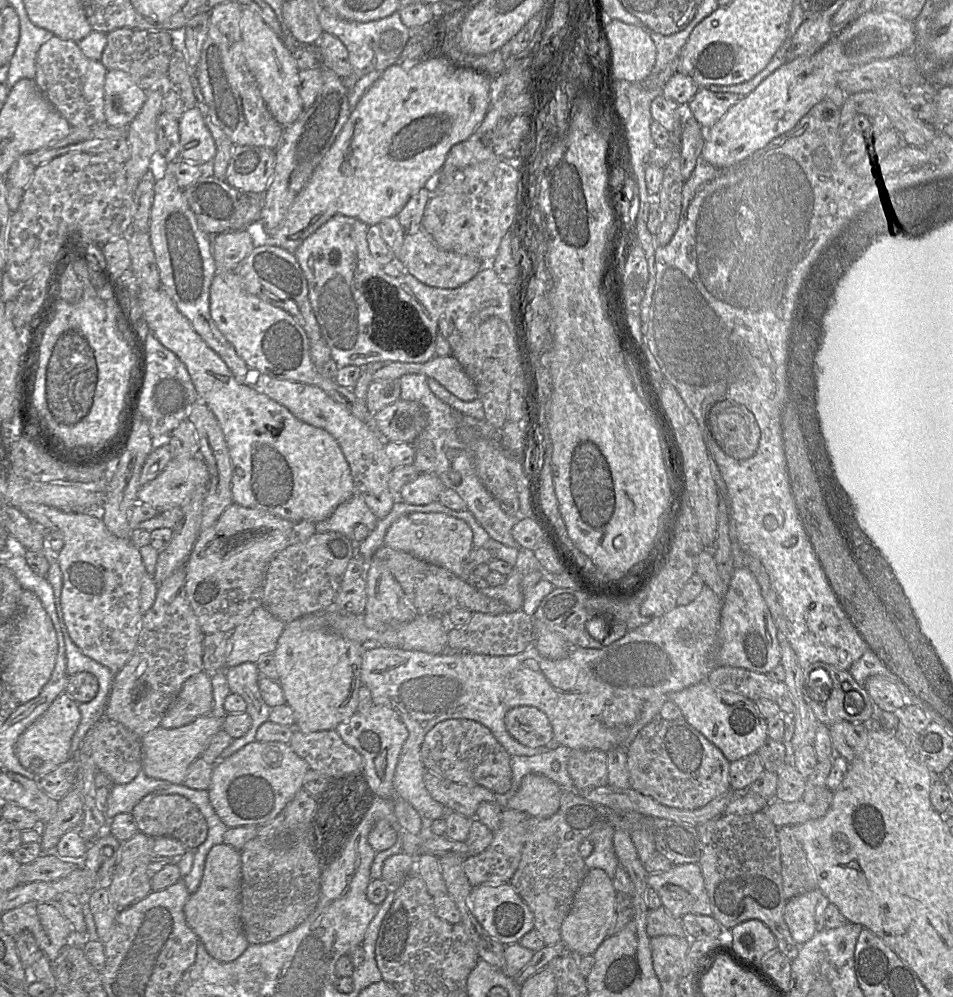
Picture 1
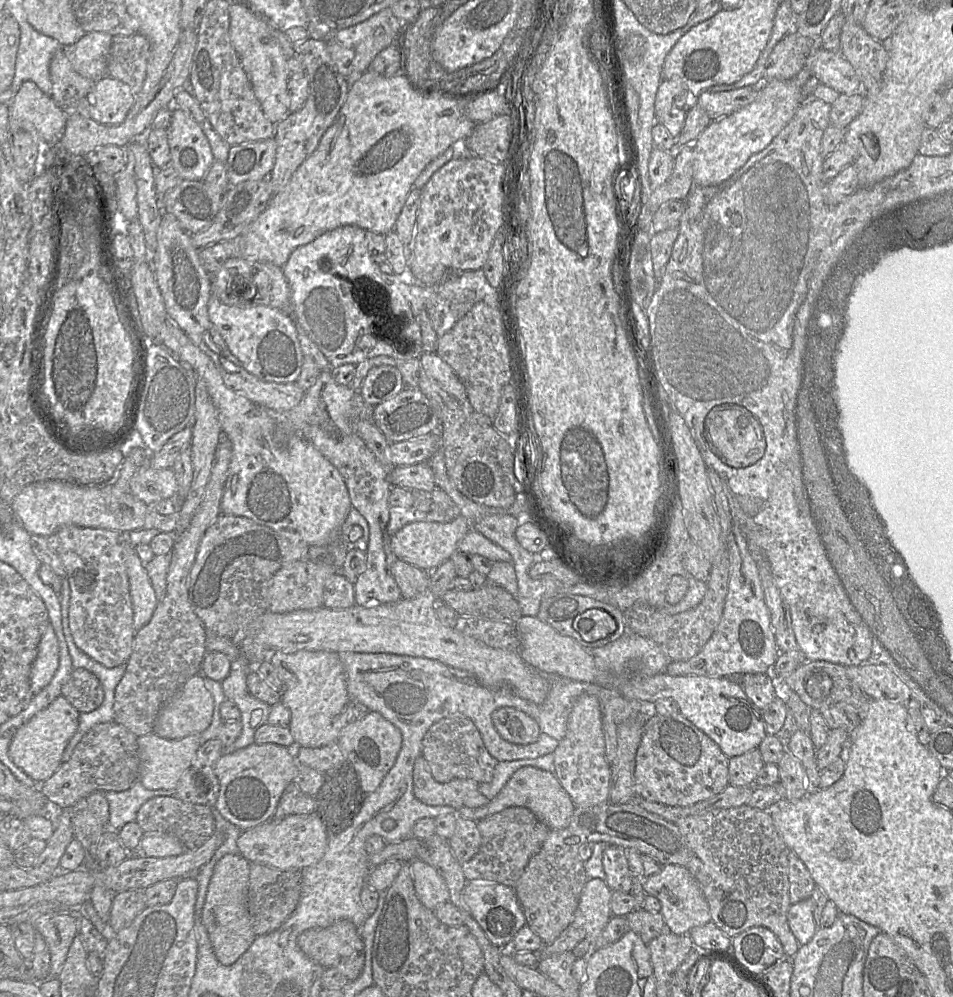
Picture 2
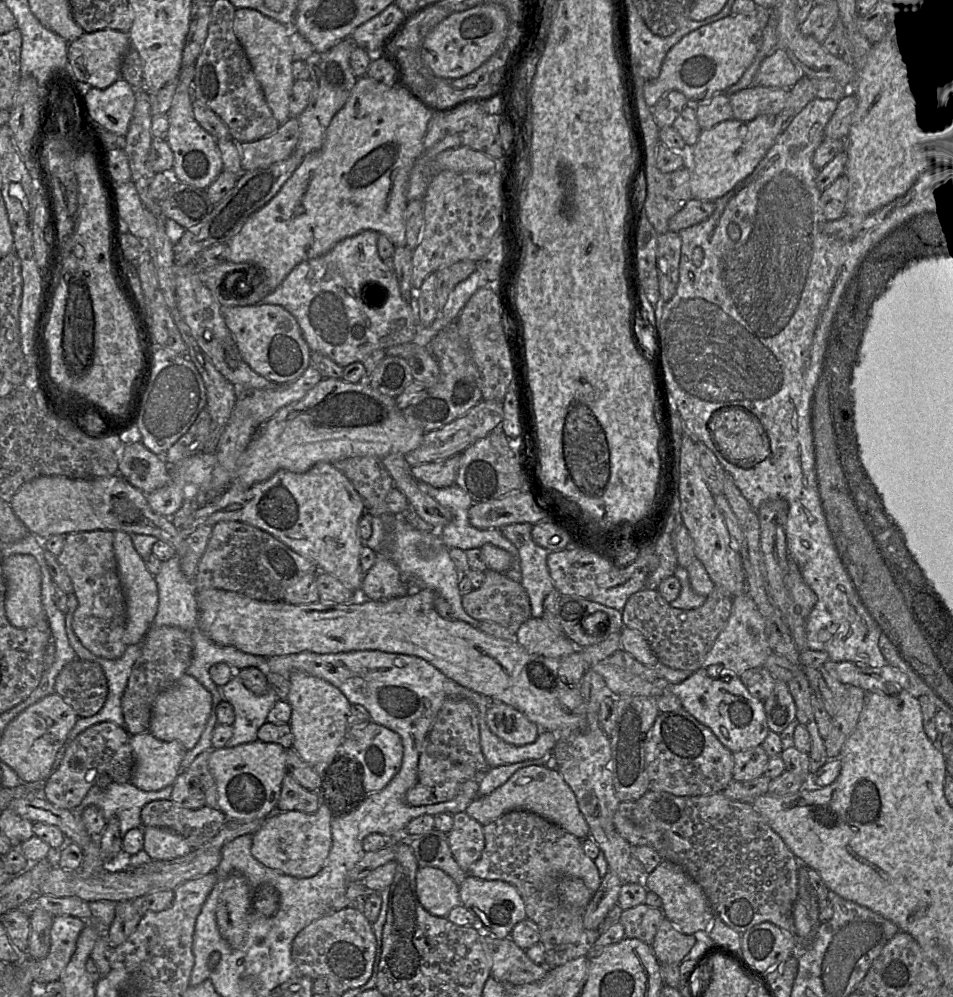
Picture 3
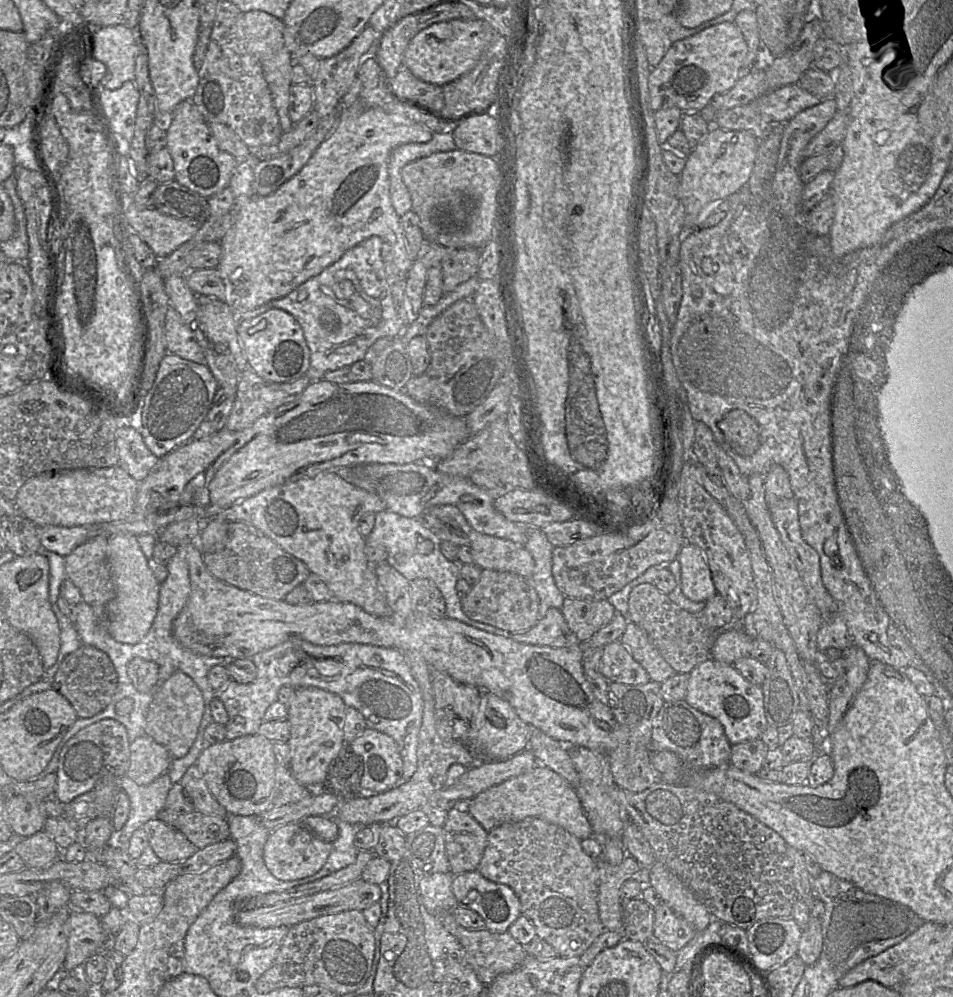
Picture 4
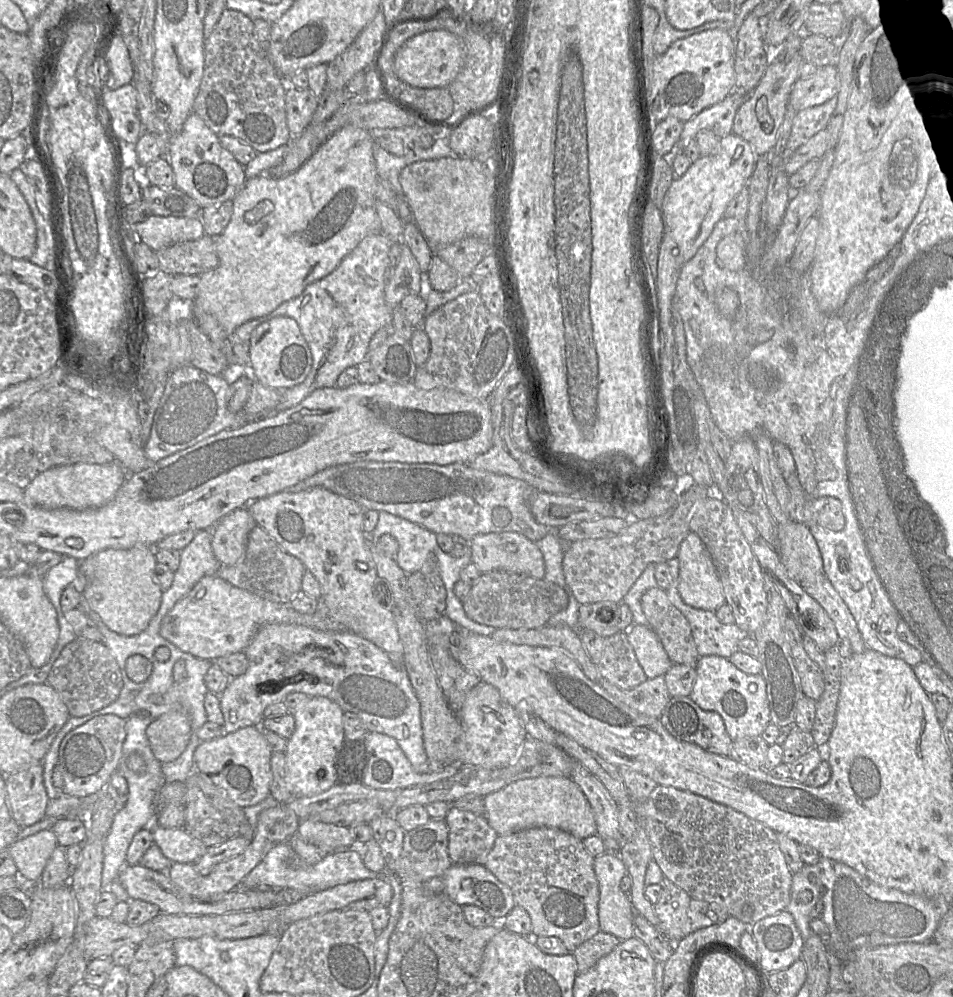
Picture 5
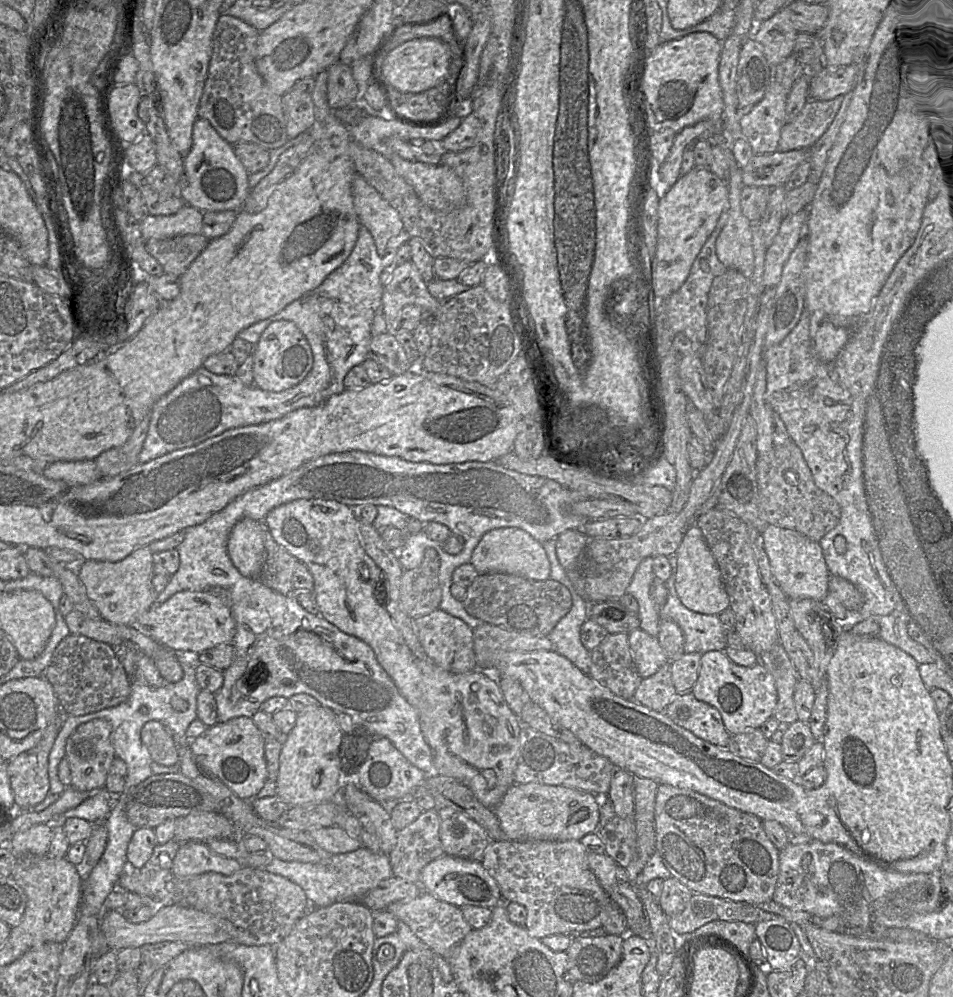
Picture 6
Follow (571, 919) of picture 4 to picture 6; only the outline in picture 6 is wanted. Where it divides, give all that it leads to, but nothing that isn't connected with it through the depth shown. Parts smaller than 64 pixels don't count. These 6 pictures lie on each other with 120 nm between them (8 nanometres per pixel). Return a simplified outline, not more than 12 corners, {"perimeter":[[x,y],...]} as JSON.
{"perimeter":[[498,840],[481,863],[532,937],[601,928],[578,840]]}

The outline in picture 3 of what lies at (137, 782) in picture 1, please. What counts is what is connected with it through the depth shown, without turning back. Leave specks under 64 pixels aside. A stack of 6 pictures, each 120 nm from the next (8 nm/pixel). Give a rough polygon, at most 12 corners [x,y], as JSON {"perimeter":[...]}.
{"perimeter":[[131,782],[93,785],[79,806],[117,817],[121,840],[141,824],[149,802],[170,800],[172,786],[143,791]]}

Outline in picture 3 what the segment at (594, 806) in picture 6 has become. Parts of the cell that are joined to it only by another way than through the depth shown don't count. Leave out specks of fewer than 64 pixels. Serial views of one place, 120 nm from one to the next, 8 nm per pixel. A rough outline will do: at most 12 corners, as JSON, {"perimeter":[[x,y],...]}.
{"perimeter":[[552,765],[519,769],[465,812],[484,826],[512,810],[590,836]]}

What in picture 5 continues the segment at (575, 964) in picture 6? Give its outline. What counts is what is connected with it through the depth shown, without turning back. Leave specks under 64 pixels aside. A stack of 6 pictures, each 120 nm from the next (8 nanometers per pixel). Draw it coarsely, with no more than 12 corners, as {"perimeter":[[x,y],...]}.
{"perimeter":[[602,931],[572,952],[585,973],[620,942]]}

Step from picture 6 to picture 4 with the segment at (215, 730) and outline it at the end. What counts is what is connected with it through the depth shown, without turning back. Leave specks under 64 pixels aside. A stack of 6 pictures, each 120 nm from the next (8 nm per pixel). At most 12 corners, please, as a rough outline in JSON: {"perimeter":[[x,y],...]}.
{"perimeter":[[259,734],[208,745],[196,764],[229,815],[273,806],[278,764]]}

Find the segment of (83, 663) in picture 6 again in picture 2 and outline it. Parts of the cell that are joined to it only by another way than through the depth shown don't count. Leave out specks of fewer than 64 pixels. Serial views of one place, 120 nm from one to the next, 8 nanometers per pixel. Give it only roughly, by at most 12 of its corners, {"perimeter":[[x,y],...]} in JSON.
{"perimeter":[[73,668],[61,695],[79,713],[101,705],[104,690],[94,673]]}

